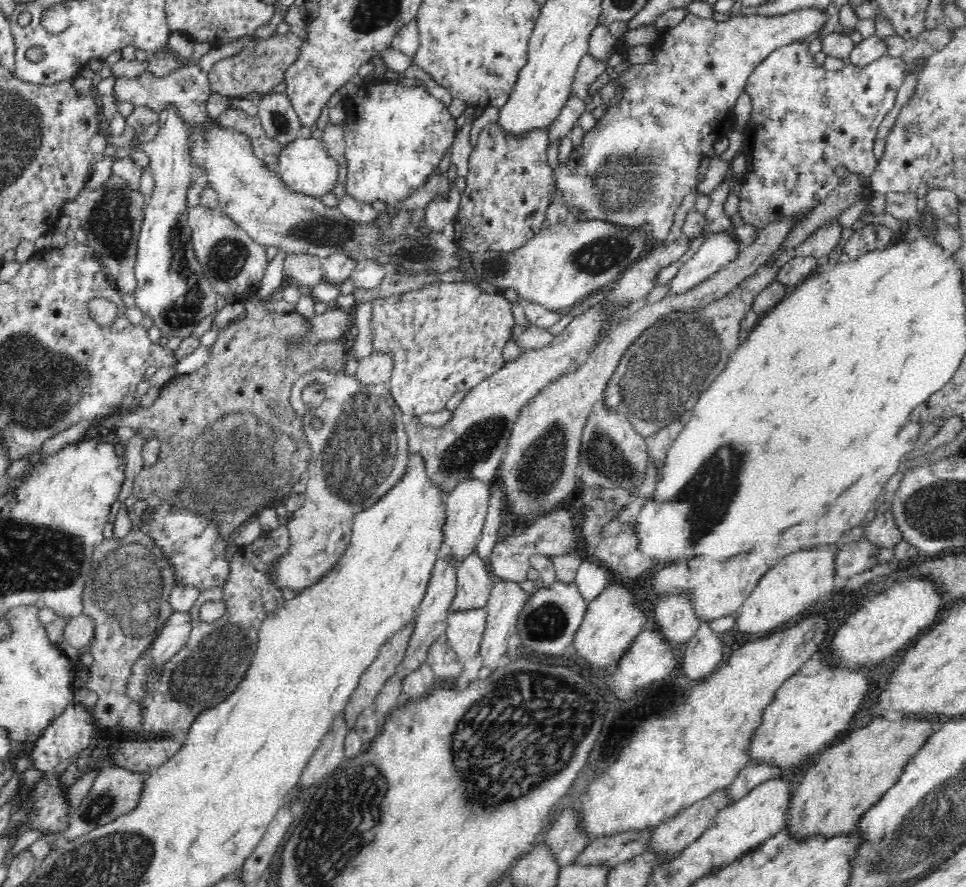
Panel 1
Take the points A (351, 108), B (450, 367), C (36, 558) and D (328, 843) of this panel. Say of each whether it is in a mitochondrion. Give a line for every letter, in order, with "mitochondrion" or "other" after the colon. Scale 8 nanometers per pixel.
A: other
B: other
C: mitochondrion
D: mitochondrion

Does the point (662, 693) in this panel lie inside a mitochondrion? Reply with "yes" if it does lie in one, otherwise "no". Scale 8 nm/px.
no

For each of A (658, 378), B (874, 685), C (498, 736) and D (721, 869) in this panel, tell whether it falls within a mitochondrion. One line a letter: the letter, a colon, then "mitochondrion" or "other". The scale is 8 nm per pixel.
A: mitochondrion
B: other
C: mitochondrion
D: other

